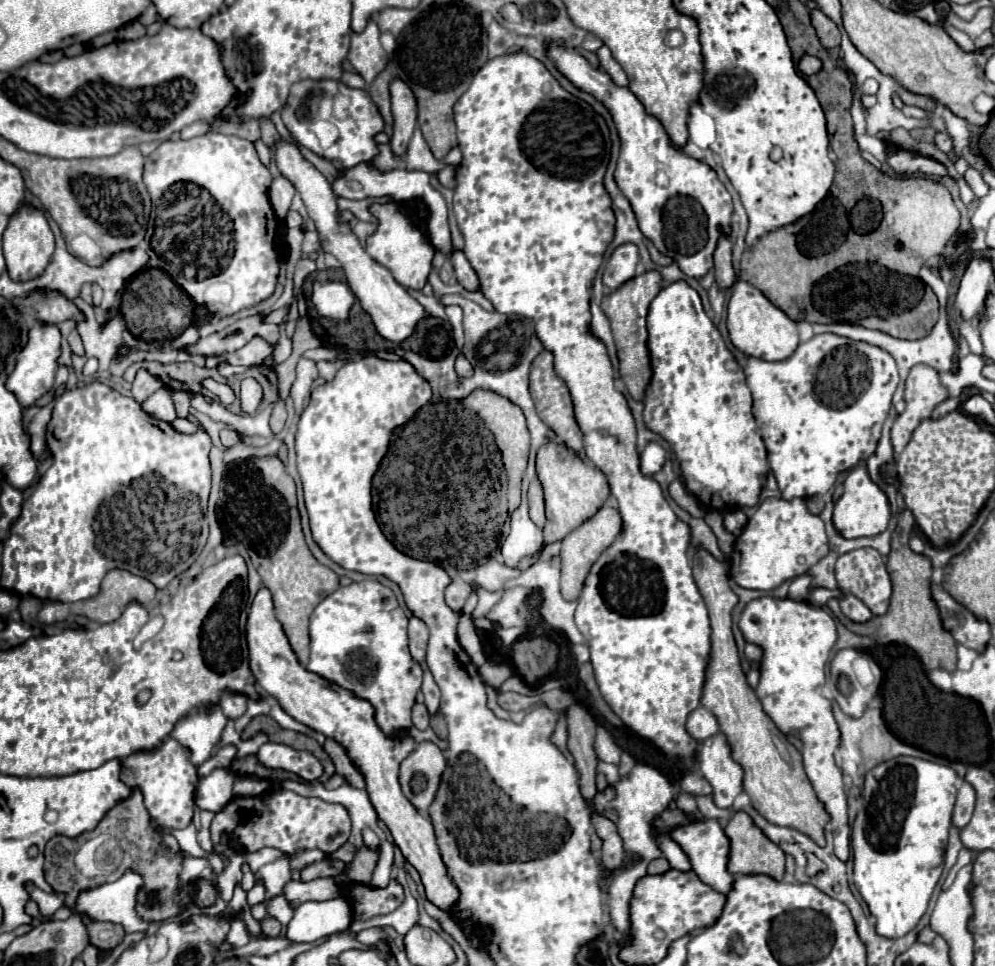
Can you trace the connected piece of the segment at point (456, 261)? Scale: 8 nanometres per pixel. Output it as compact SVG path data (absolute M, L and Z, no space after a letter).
M453 252L451 262L453 262L453 268L455 268L457 280L459 280L467 290L479 290L477 274L473 272L473 268L471 268L471 264L467 262L467 258L463 256L463 252Z

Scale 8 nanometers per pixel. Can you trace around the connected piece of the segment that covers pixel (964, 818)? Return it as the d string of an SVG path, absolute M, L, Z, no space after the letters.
M963 782L963 786L959 788L959 794L957 794L955 810L953 810L953 826L959 830L965 828L973 816L973 808L975 808L975 790L971 784Z

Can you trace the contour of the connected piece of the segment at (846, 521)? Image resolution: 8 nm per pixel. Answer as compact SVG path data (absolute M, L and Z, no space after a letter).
M855 466L847 474L847 480L843 484L843 496L837 500L833 510L833 524L837 532L849 540L861 538L861 536L877 536L887 528L889 518L891 518L891 510L889 510L887 496L877 484L871 482L865 466Z

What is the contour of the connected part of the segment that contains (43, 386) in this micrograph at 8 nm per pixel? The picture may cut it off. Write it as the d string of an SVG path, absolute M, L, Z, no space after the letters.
M43 324L41 328L29 330L29 342L19 352L15 372L9 376L9 380L5 384L17 396L21 406L35 404L35 400L53 386L53 378L55 378L55 370L57 370L57 356L59 356L59 342L61 342L61 334L53 324Z

